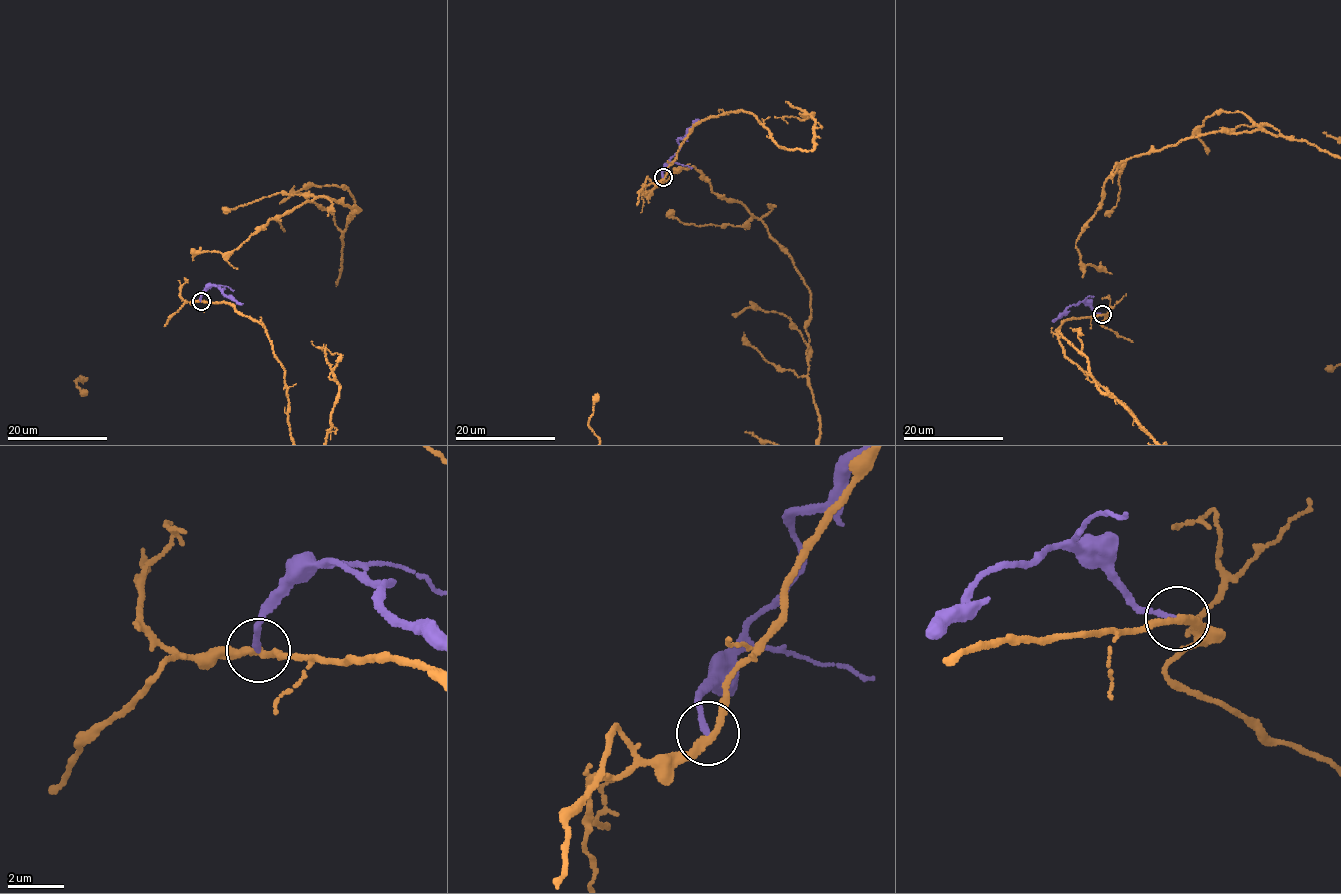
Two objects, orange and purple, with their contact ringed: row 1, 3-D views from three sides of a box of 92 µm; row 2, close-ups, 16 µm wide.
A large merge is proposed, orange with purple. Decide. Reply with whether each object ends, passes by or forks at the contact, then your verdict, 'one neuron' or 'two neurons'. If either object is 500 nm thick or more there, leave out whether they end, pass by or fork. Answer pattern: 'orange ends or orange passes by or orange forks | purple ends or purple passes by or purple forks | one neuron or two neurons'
orange passes by | purple ends | two neurons

